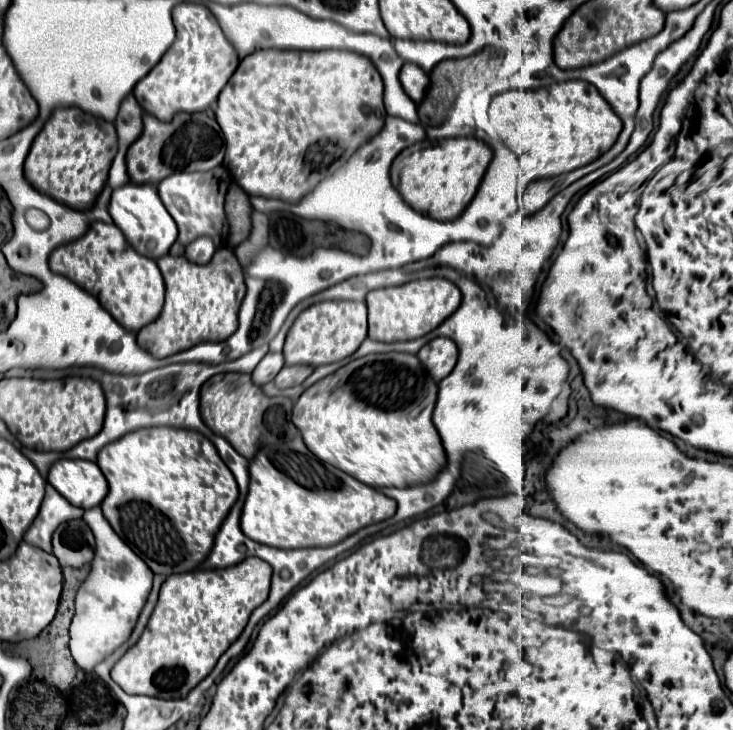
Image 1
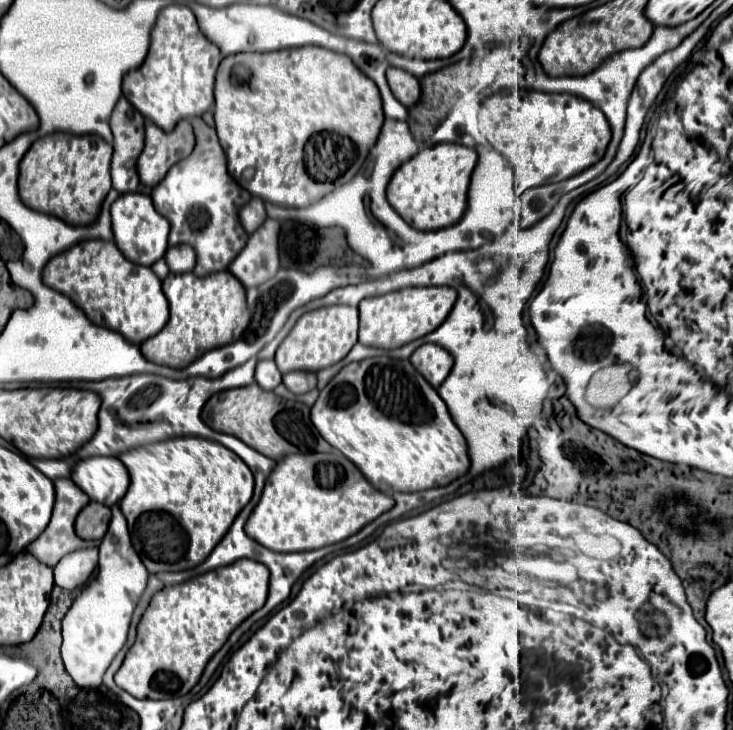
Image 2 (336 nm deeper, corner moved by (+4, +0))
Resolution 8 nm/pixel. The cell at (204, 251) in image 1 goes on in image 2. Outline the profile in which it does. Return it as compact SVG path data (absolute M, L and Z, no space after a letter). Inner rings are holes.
M171 246L167 252L165 252L165 262L169 266L169 270L173 274L181 274L181 272L191 272L193 266L195 266L195 254L193 254L193 248L191 246Z

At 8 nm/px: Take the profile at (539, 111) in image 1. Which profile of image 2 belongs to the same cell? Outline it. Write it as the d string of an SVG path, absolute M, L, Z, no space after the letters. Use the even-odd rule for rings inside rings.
M507 88L489 96L479 110L479 132L515 170L515 192L567 180L597 164L611 140L607 118L591 102L573 94Z

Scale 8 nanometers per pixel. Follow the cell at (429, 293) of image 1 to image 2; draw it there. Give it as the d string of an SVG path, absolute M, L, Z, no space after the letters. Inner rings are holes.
M429 286L429 288L403 288L391 294L363 298L359 304L359 342L373 348L401 348L421 336L433 332L449 316L457 292L449 286Z

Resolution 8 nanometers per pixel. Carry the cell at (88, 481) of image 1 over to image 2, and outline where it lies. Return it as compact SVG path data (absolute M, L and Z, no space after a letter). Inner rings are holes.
M87 458L81 460L71 480L95 502L105 506L117 504L129 486L129 472L119 458Z

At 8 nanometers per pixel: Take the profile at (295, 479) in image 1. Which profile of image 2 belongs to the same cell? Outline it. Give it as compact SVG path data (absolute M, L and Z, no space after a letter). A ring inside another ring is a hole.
M333 450L329 454L321 454L321 452L289 454L283 460L279 460L273 474L269 474L263 496L245 524L245 532L253 540L263 544L265 548L275 550L275 552L317 550L327 544L335 544L335 542L341 542L341 540L353 536L365 524L373 522L377 516L391 510L393 506L395 506L395 500L385 496L383 492L375 490L363 478L363 474L355 468L355 464L349 462L343 454L339 454L339 450Z

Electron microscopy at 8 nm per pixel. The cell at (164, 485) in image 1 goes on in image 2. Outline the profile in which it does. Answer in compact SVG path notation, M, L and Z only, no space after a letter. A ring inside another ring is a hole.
M175 438L129 450L119 458L127 466L131 476L129 490L119 506L129 522L133 548L137 550L139 558L151 574L179 572L201 564L221 542L237 514L253 496L253 474L247 464L229 448L207 438Z

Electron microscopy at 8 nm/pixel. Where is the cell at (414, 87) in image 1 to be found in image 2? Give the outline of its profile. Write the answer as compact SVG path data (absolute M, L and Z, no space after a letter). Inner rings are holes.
M389 68L387 70L387 82L391 86L393 96L403 104L403 106L413 106L419 100L419 80L413 74L407 74L405 70L399 68Z

